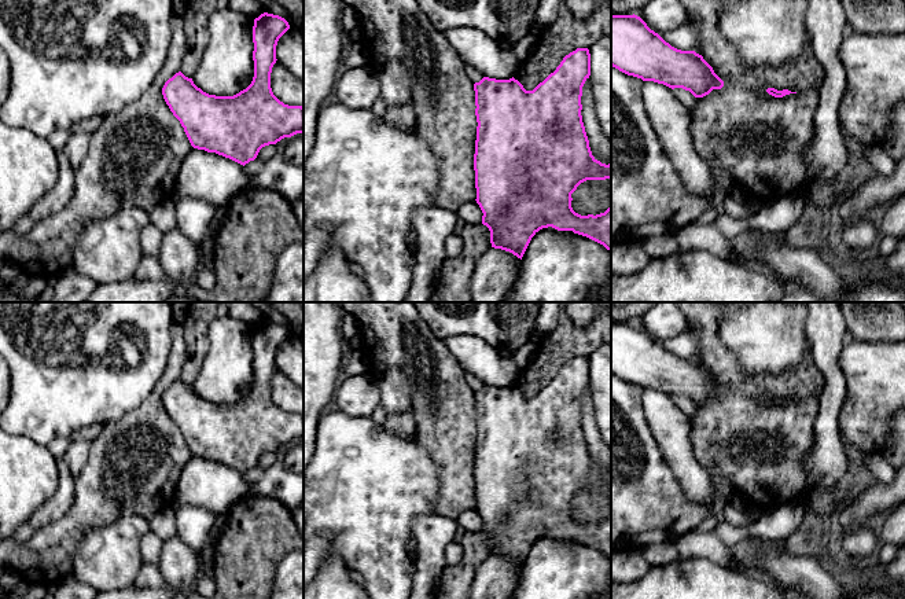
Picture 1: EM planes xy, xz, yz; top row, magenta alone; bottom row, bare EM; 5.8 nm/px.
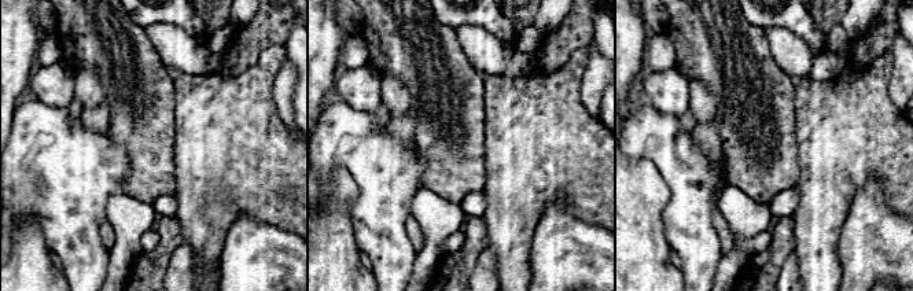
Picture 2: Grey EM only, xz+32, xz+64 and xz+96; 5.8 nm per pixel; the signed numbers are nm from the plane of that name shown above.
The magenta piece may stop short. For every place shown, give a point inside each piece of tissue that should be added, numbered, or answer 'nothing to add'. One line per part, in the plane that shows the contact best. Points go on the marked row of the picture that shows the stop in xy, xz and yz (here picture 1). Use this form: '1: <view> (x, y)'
nothing to add

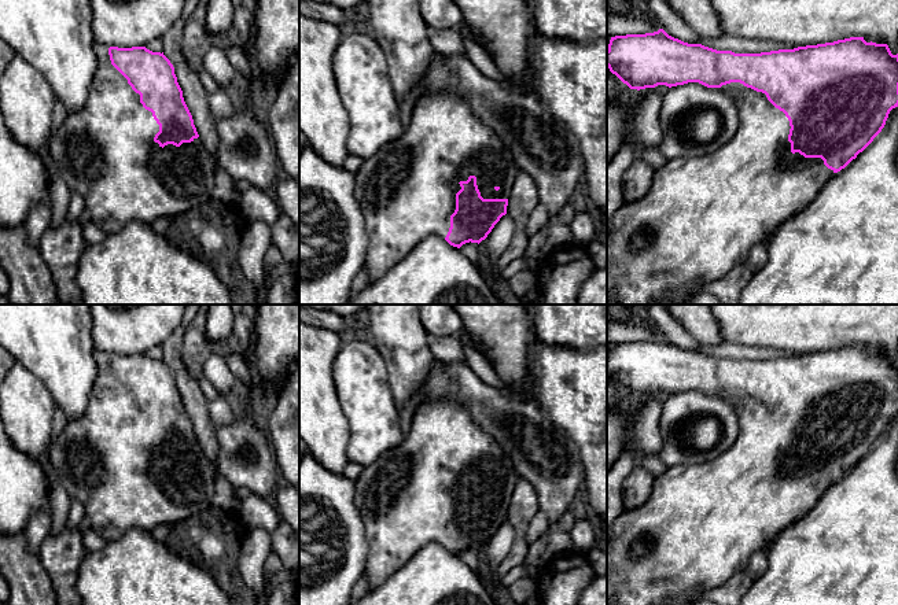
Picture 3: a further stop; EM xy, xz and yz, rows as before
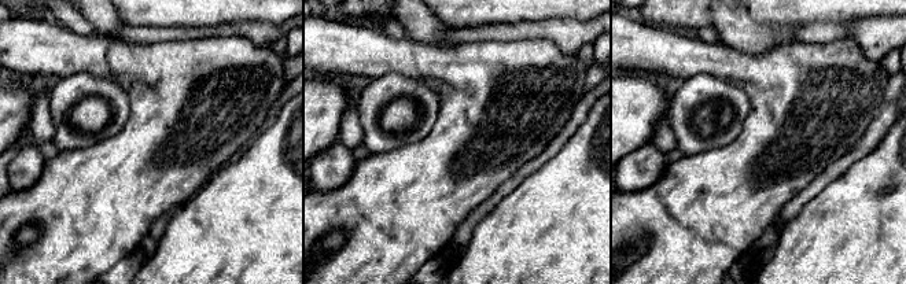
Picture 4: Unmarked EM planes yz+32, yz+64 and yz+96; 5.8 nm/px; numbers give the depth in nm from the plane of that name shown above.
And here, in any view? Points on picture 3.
1: yz (695, 224)

